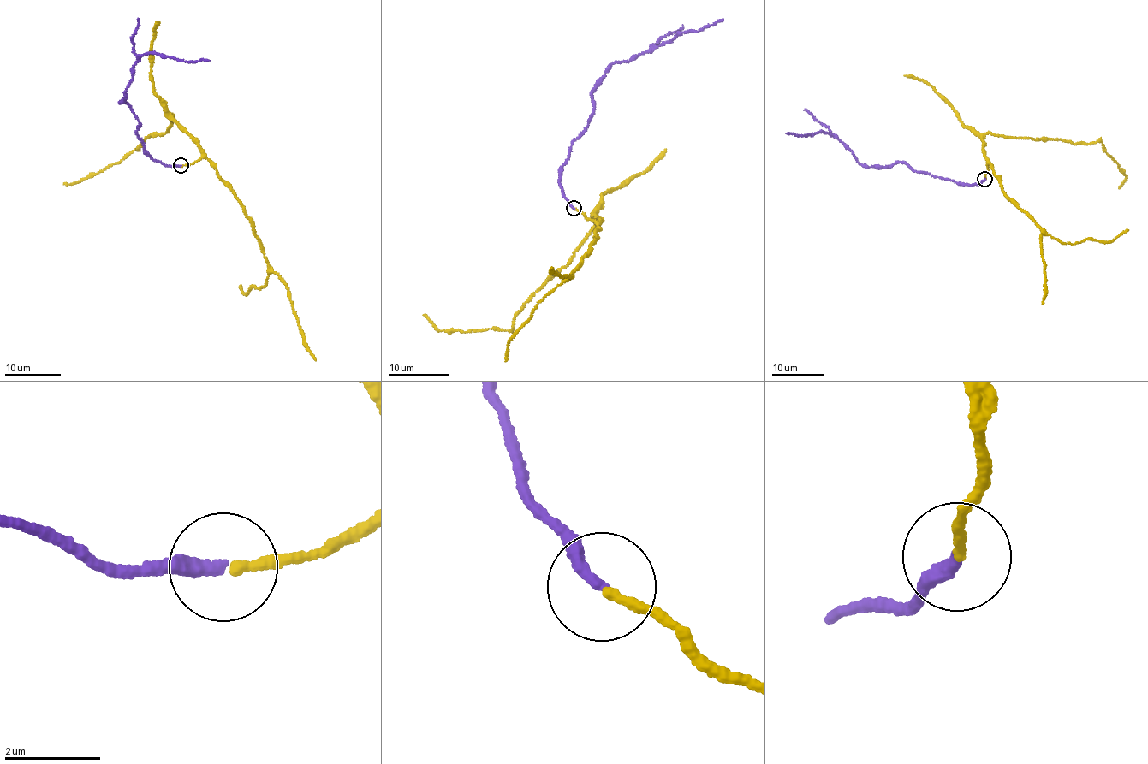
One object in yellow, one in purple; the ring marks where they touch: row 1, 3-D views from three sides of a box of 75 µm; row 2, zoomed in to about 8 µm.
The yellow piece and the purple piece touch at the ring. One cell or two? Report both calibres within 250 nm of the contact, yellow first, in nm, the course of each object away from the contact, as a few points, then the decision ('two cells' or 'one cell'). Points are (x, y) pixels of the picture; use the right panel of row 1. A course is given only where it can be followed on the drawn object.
calibres 220 and 280 nm; course yellow (984, 178), (988, 160), (982, 139), (991, 133), (1086, 145), (1099, 140), (1124, 170), (1120, 186); course purple (985, 178), (972, 186), (958, 185), (904, 162), (865, 167), (829, 133), (787, 133); one cell

